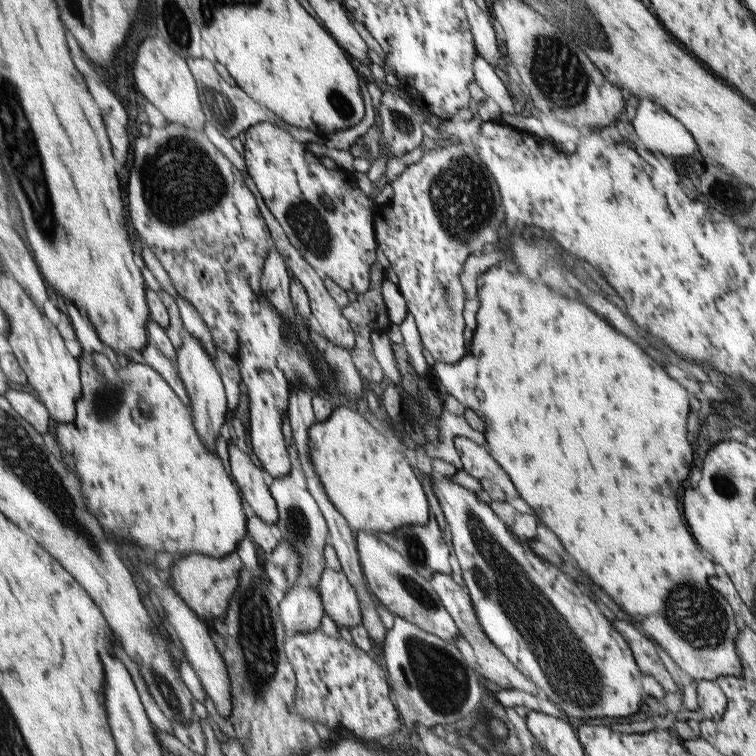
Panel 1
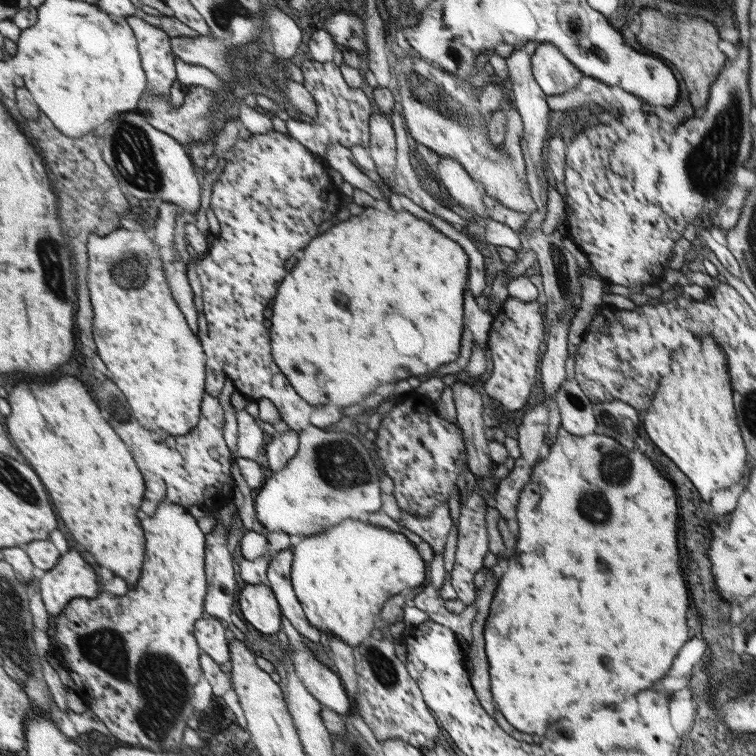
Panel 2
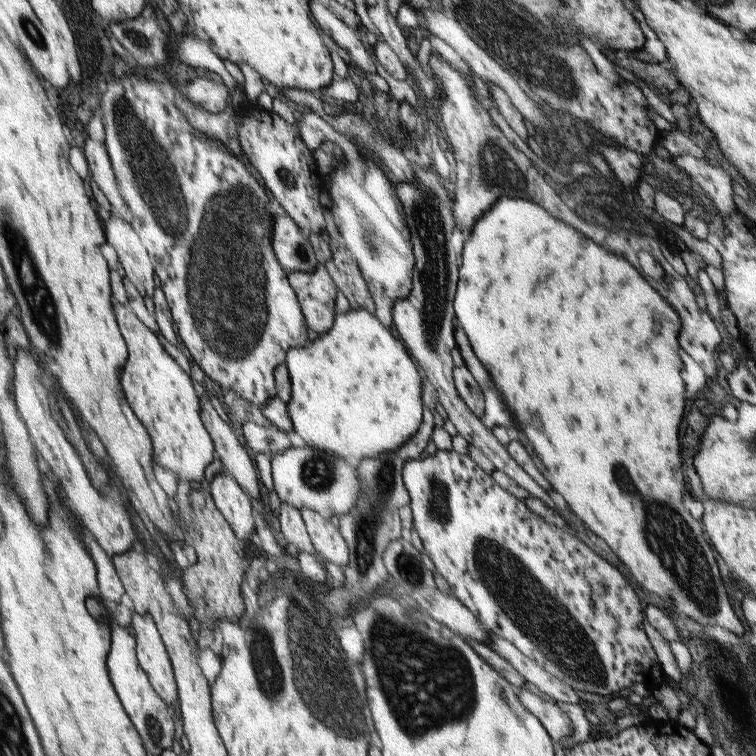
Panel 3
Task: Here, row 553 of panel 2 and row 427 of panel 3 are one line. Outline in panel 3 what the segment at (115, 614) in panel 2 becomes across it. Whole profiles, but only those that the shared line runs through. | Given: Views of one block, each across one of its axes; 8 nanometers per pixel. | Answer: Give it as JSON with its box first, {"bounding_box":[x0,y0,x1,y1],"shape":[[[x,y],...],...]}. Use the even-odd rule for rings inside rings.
{"bounding_box":[115,304,214,483],"shape":[[[115,304],[118,306],[118,324],[122,324],[126,340],[130,340],[130,360],[126,360],[126,380],[122,380],[122,384],[126,384],[126,396],[130,396],[134,412],[142,416],[142,424],[146,424],[150,436],[154,436],[154,460],[174,472],[181,481],[202,483],[204,468],[214,458],[214,448],[204,421],[200,420],[200,402],[192,380],[130,307]]]}

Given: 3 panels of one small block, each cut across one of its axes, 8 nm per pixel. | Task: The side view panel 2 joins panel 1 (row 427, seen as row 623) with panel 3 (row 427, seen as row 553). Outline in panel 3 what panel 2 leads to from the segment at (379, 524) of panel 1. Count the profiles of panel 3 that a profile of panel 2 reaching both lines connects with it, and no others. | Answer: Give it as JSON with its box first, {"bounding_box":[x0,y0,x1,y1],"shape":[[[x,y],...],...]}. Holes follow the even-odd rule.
{"bounding_box":[286,308,422,469],"shape":[[[364,308],[340,312],[334,328],[302,348],[286,355],[286,368],[291,378],[291,397],[287,404],[293,430],[310,448],[334,452],[357,469],[364,460],[382,452],[395,453],[406,444],[422,424],[422,376],[406,352],[400,338],[380,324],[375,314]]]}

